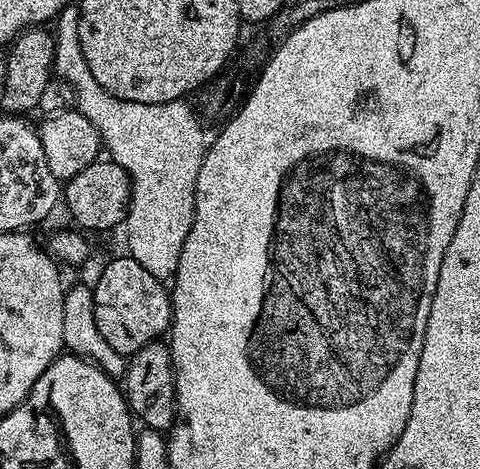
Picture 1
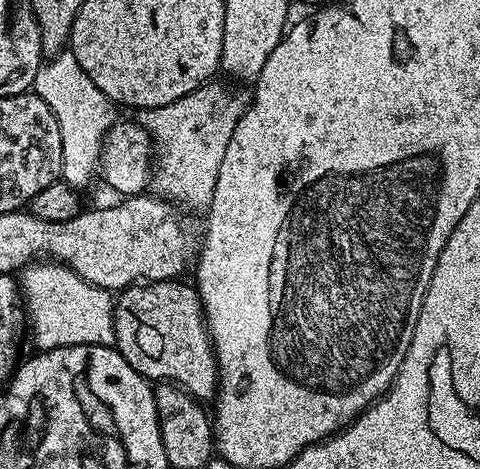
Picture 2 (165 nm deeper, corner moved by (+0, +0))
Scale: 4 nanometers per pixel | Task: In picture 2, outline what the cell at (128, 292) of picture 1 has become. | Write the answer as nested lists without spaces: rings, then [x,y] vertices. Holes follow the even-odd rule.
[[[179,279],[159,280],[153,284],[145,282],[123,289],[112,304],[116,335],[114,347],[145,380],[171,382],[195,396],[197,400],[208,402],[215,397],[218,387],[216,353],[212,351],[212,337],[208,335],[208,325],[204,323],[204,307],[200,304],[200,295],[191,283],[180,283],[184,282]]]

